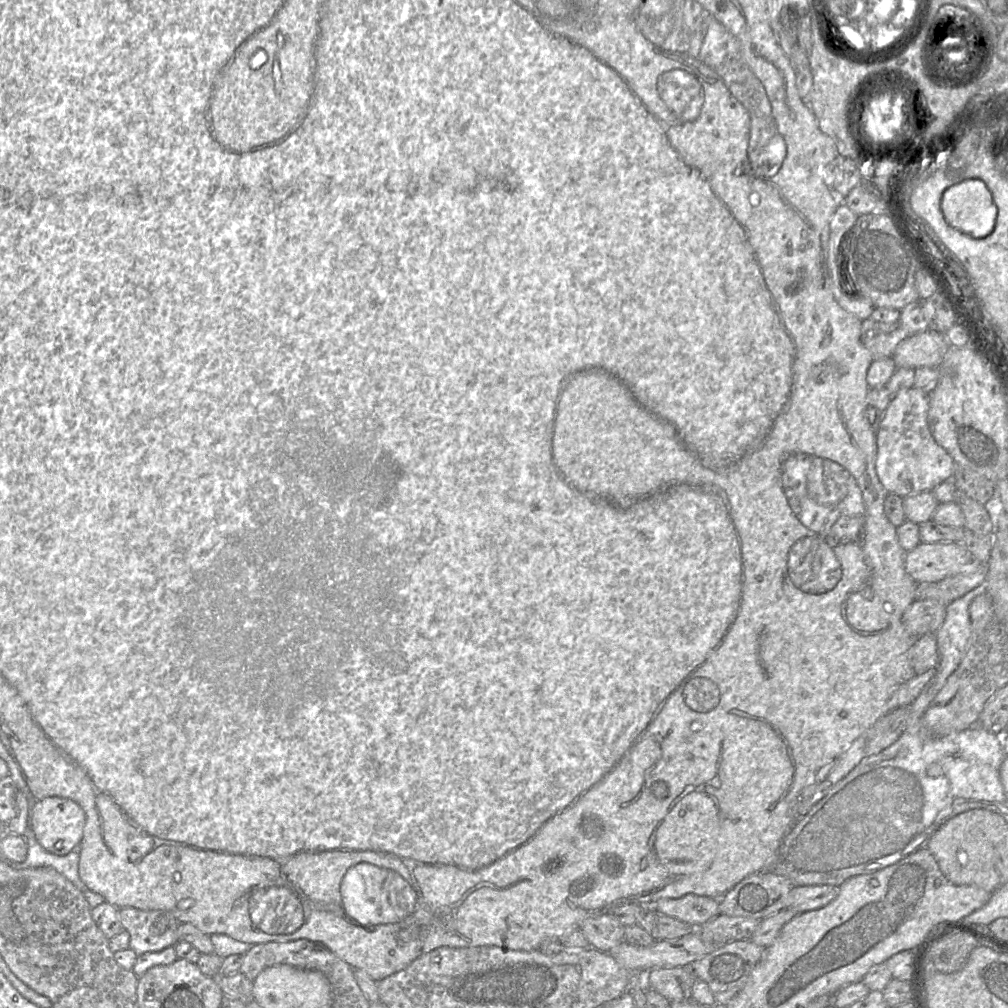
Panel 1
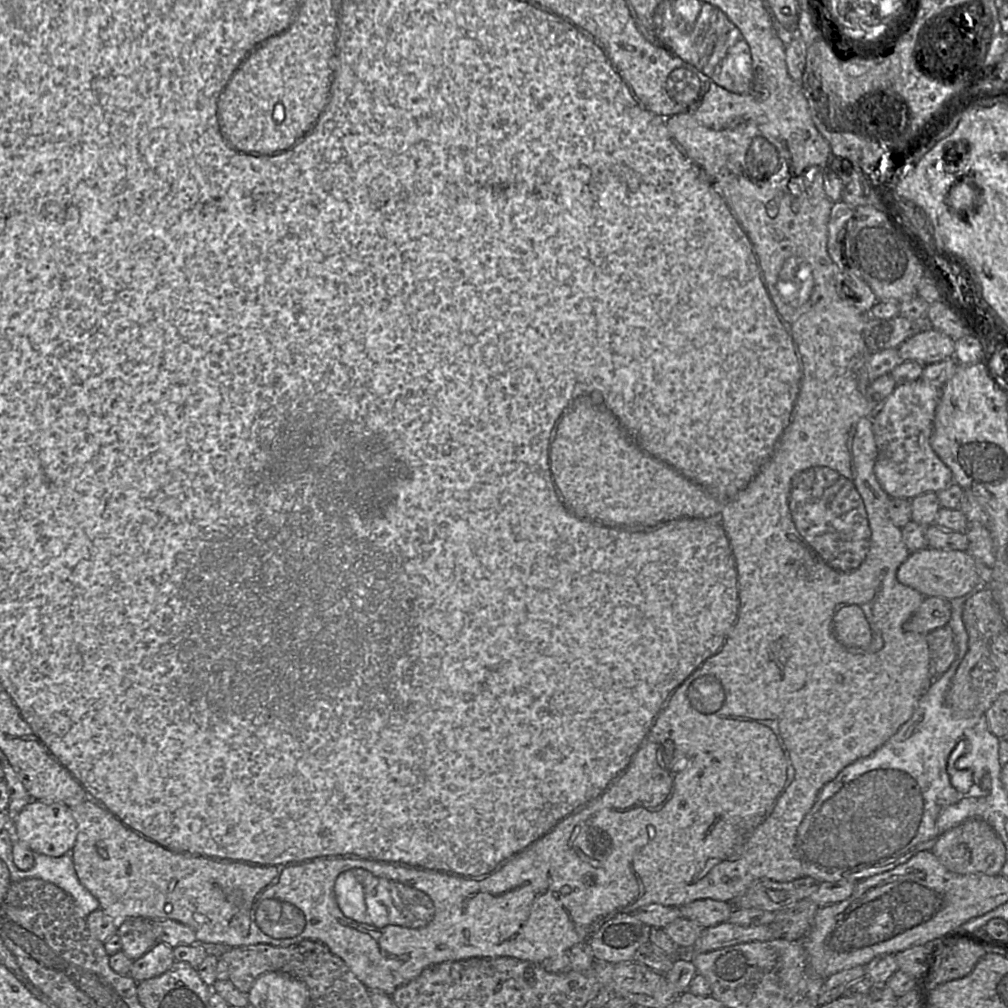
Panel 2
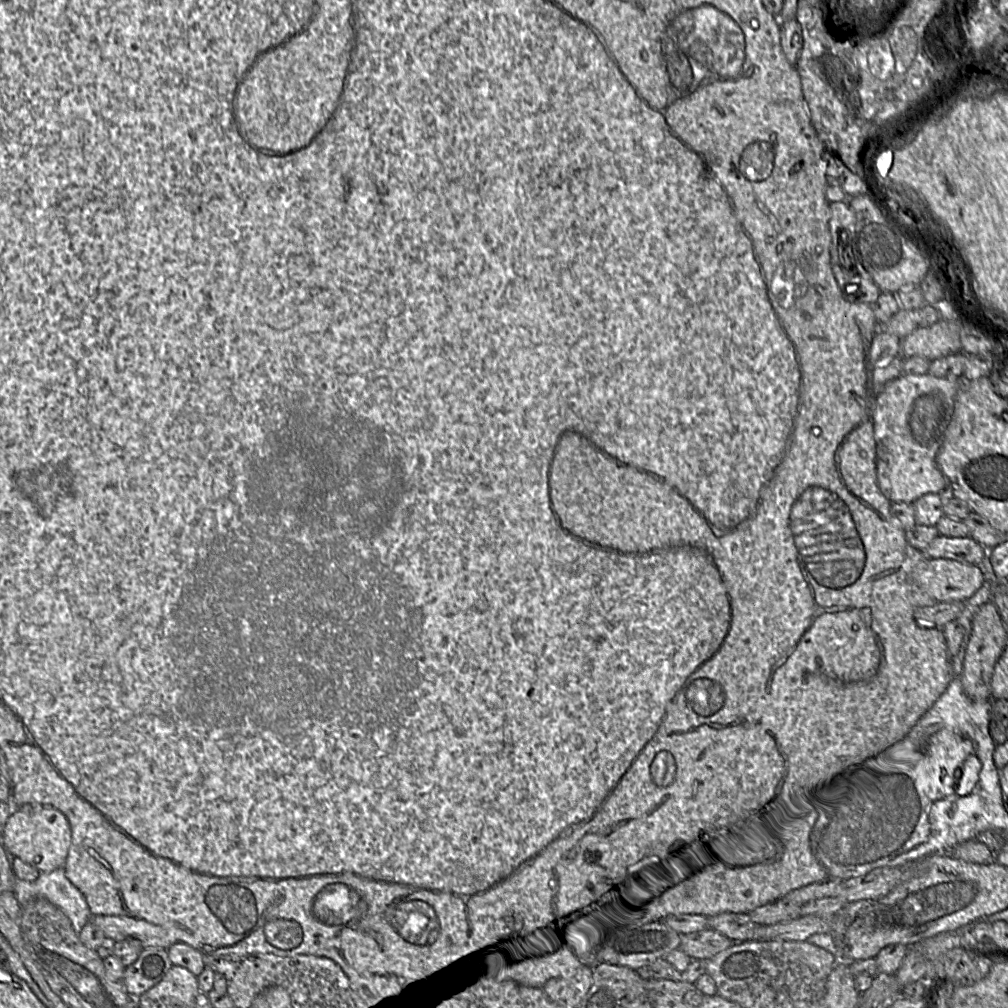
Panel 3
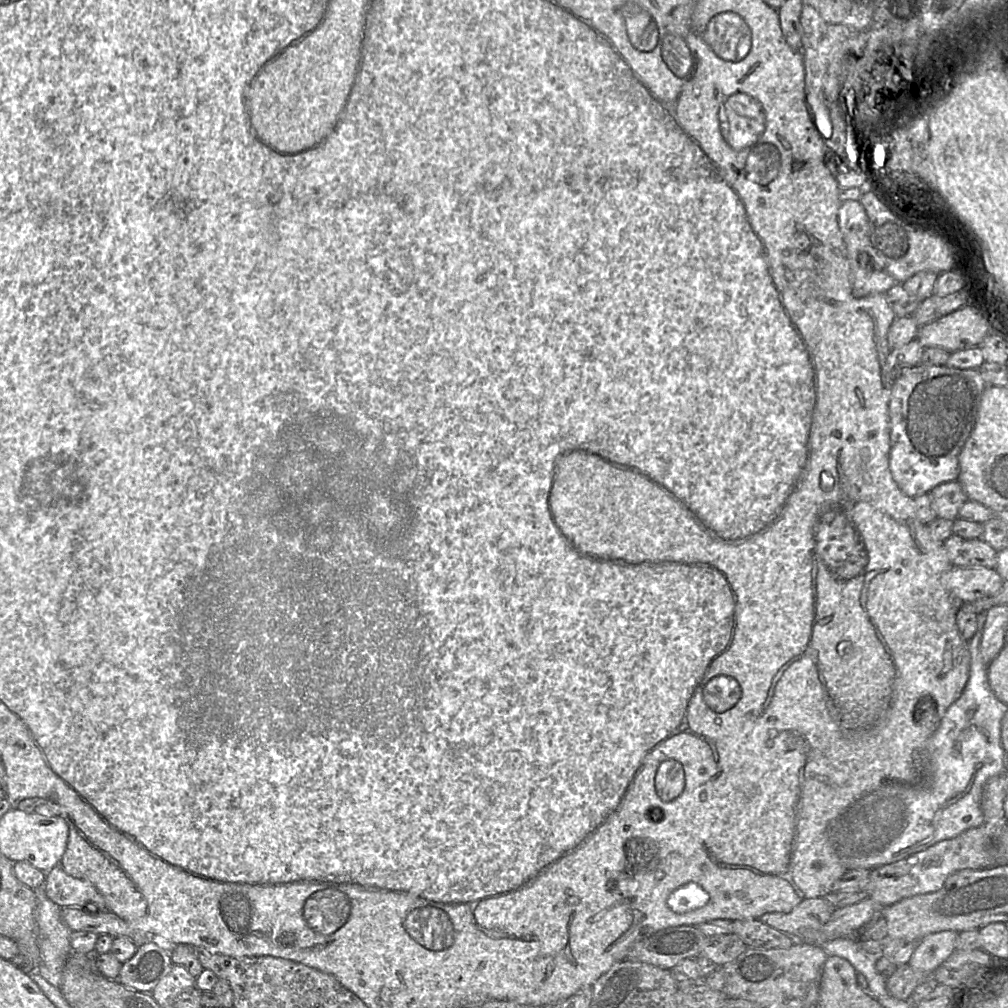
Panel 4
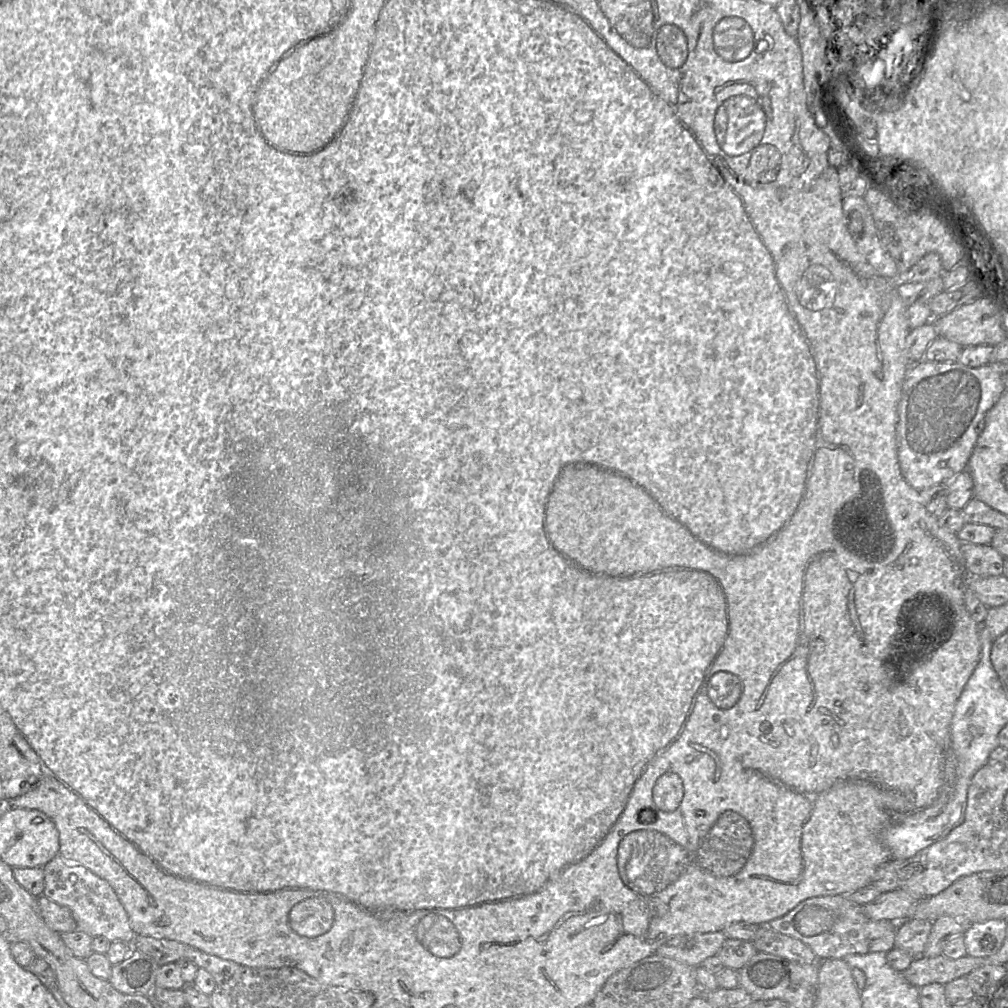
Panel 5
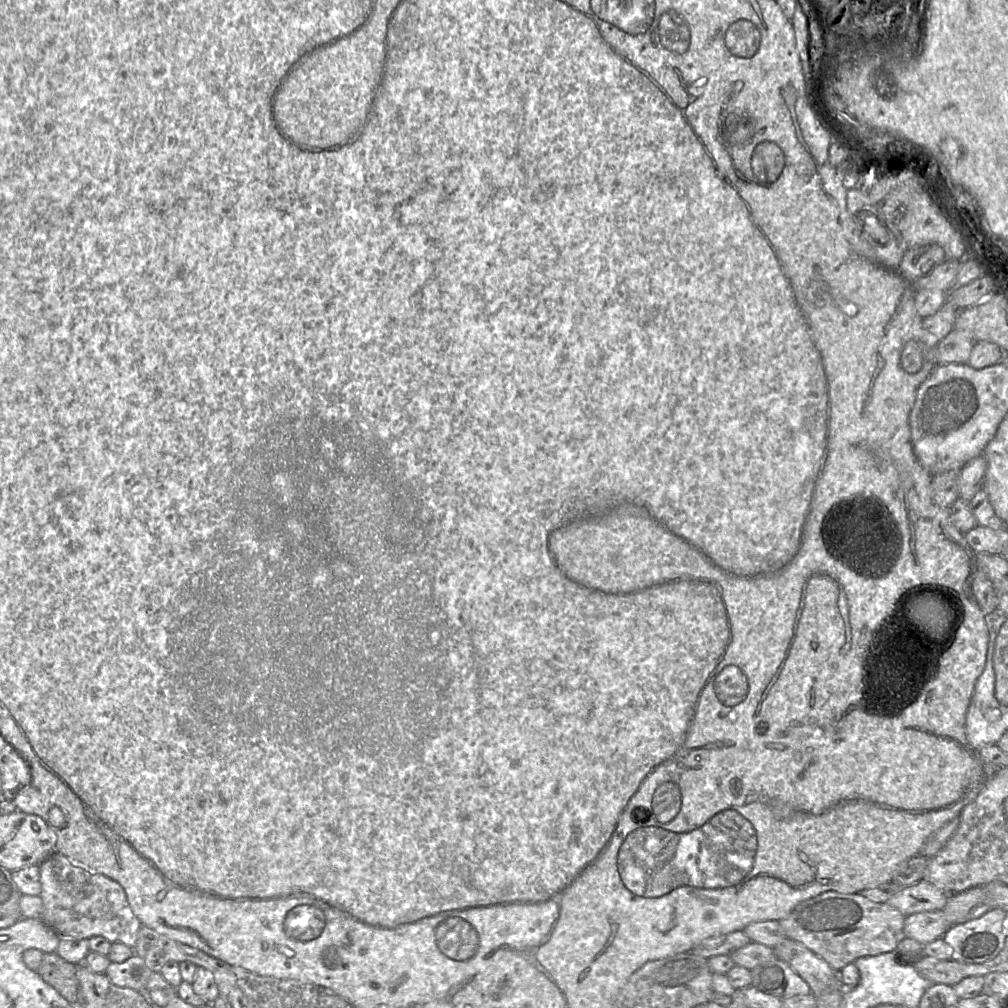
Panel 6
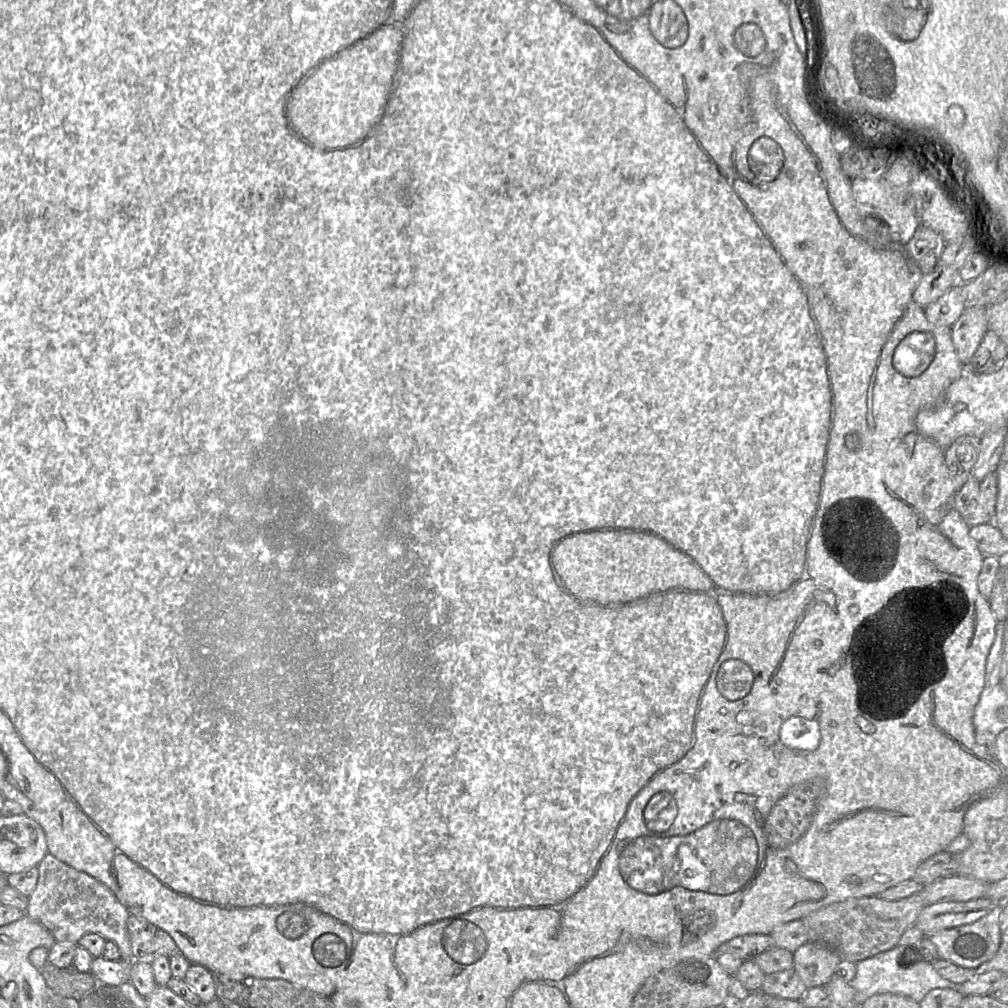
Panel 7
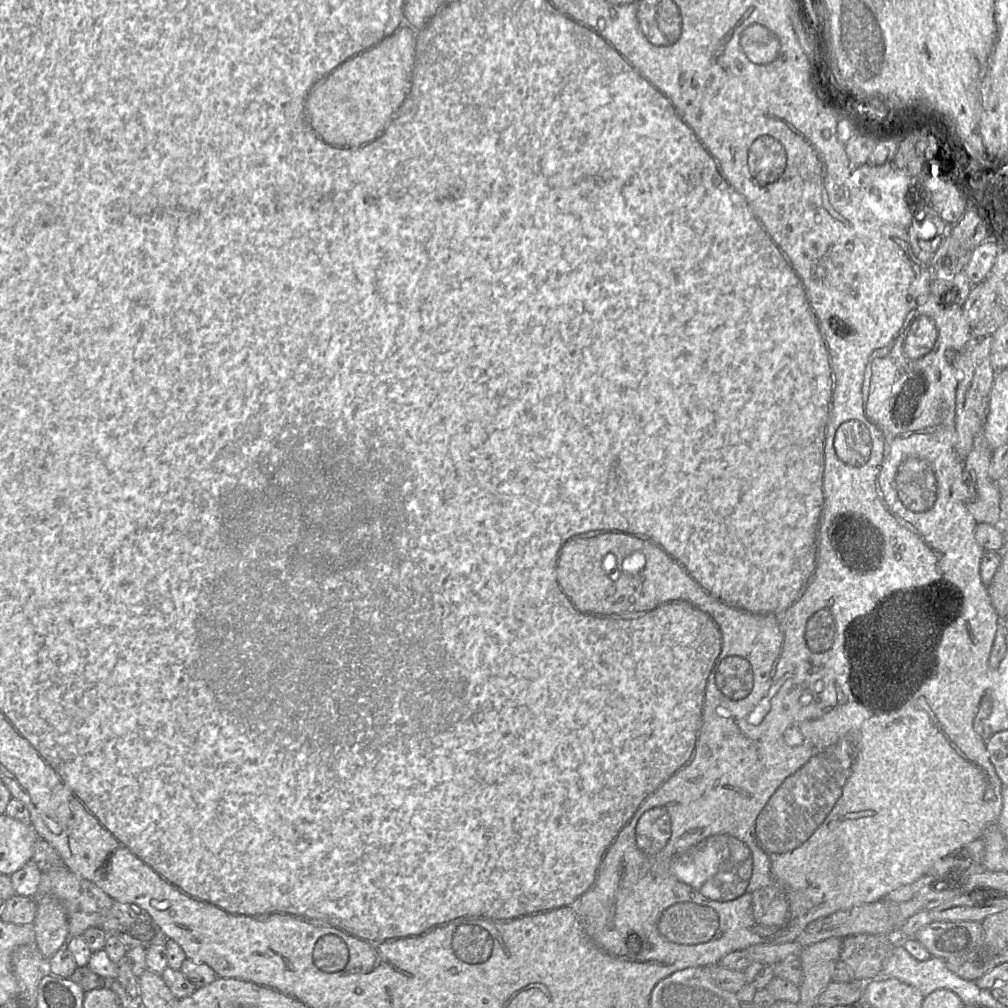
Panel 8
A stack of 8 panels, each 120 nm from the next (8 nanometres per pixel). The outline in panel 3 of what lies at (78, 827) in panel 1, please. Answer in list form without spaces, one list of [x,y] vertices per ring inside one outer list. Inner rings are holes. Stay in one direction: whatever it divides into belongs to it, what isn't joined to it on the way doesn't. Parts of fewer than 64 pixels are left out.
[[[40,805],[13,807],[1,835],[6,852],[33,865],[40,872],[51,872],[63,867],[71,839],[72,833],[67,817],[54,807]]]

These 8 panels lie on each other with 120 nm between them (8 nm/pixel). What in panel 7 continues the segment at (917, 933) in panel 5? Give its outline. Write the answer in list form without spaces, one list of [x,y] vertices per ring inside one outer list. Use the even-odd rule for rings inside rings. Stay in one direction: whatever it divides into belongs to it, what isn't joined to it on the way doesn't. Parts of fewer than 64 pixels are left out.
[[[976,900],[940,902],[926,905],[919,914],[915,926],[925,936],[929,936],[943,929],[974,923],[990,911],[982,908],[982,905],[976,905]]]

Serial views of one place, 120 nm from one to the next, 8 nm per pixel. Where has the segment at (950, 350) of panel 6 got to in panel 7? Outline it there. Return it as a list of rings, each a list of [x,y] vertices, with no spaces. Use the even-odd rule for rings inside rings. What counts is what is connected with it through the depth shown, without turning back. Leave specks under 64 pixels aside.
[[[968,306],[951,327],[952,341],[960,363],[970,364],[988,330],[986,307]]]

